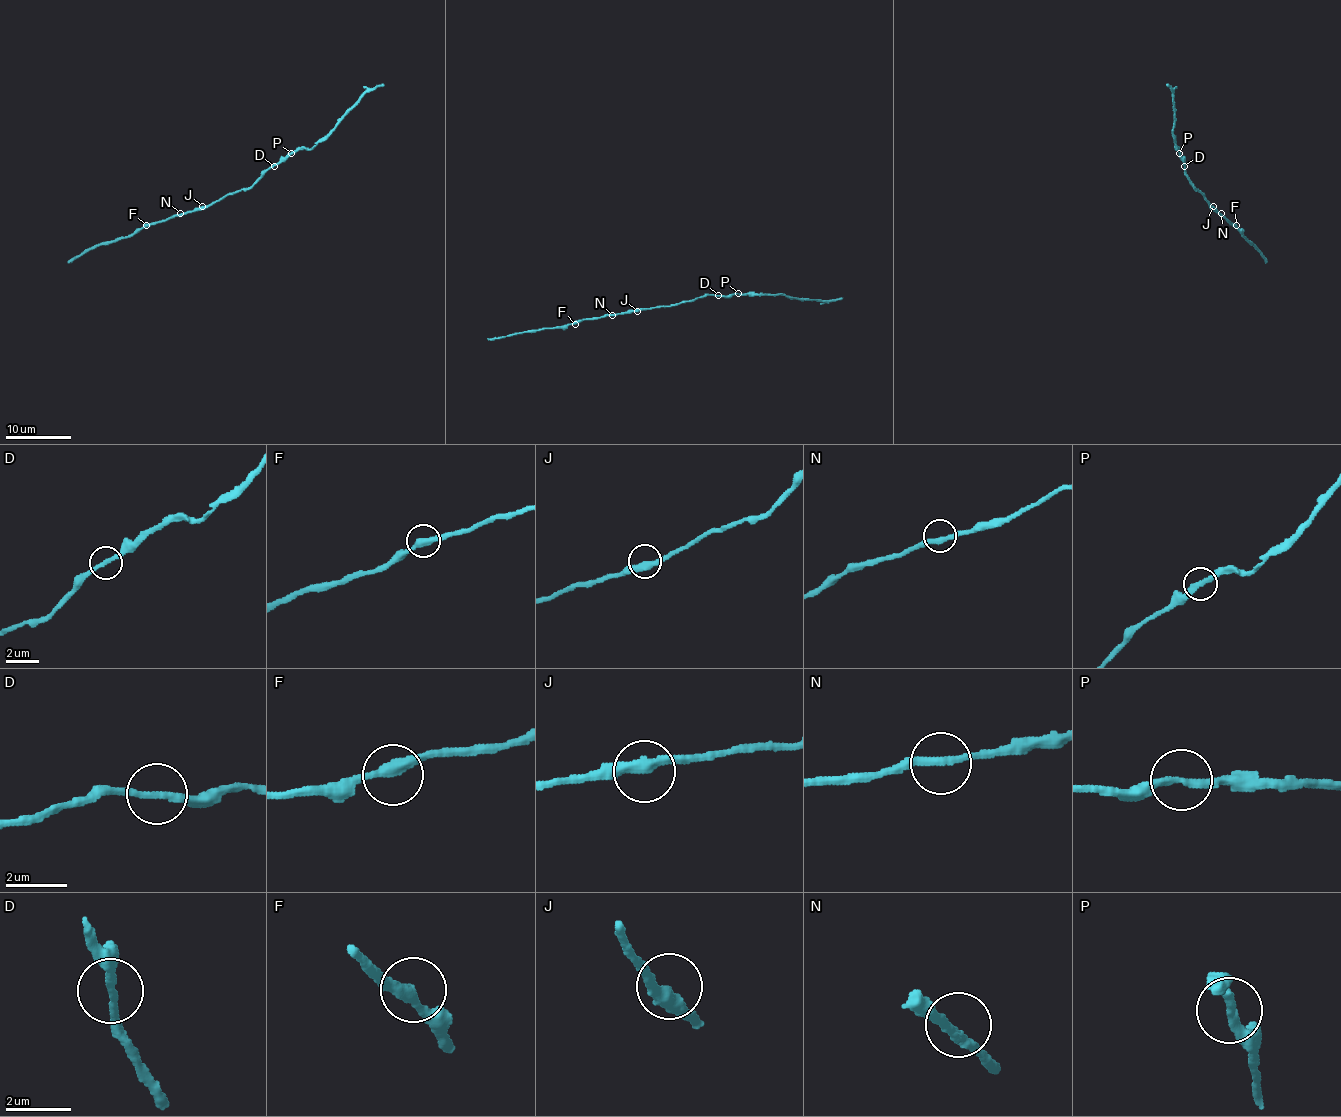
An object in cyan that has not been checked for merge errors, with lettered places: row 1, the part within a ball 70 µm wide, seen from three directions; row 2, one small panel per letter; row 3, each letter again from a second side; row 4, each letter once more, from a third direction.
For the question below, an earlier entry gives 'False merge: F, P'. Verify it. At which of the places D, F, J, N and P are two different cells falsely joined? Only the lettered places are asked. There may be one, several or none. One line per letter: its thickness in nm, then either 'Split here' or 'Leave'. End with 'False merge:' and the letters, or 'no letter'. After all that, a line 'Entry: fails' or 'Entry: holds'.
D: Thickness 240 nm. Leave
F: Thickness 360 nm. Leave
J: Thickness 360 nm. Leave
N: Thickness 280 nm. Leave
P: Thickness 280 nm. Split here
False merge: P
Entry: fails

